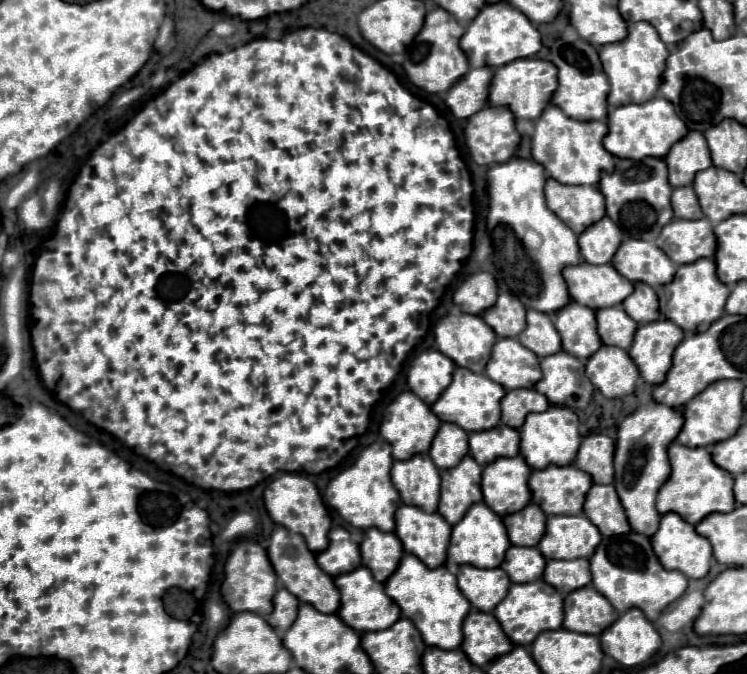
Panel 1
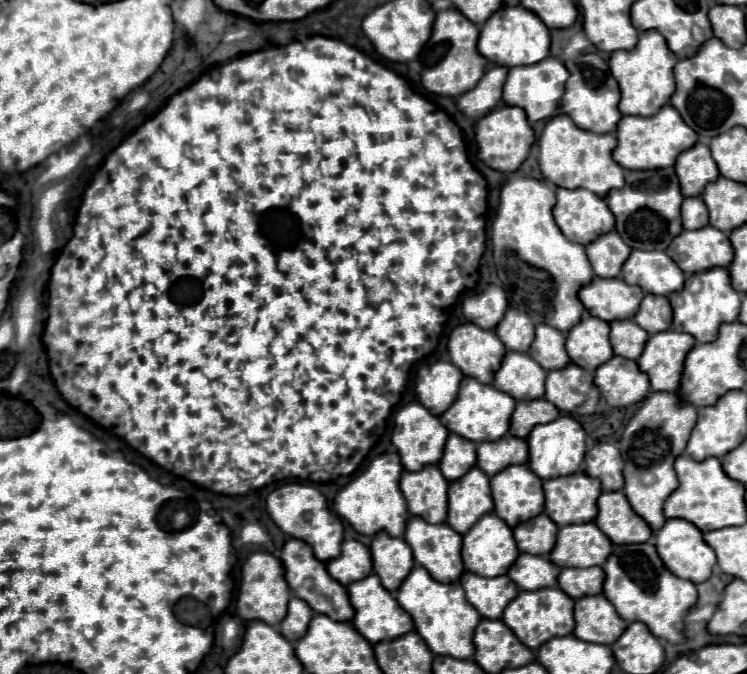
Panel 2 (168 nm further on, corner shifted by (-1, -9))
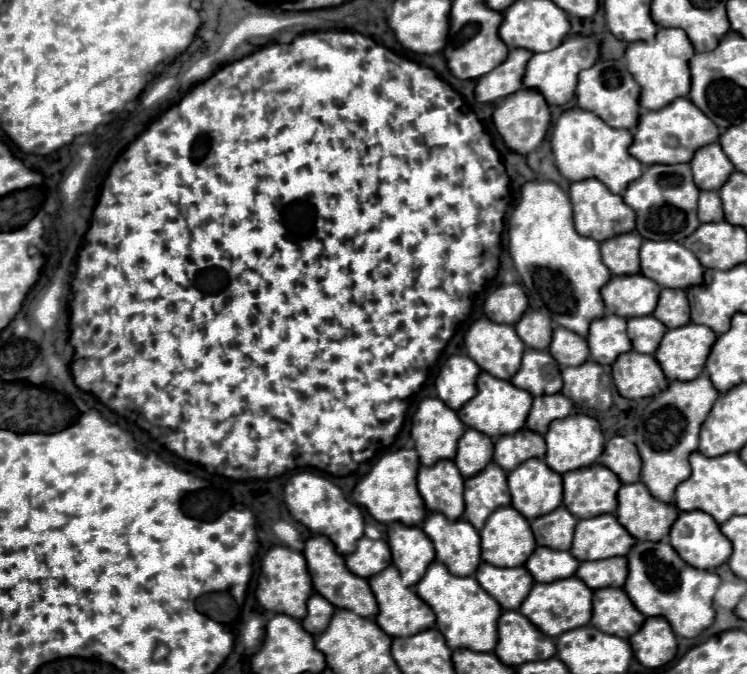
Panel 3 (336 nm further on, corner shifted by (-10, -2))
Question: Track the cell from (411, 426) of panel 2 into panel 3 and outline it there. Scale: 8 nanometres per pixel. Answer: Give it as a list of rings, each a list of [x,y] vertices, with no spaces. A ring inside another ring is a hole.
[[[425,398],[417,406],[417,412],[415,412],[413,424],[411,424],[411,438],[415,440],[415,450],[417,450],[423,466],[431,466],[439,460],[453,460],[455,444],[457,444],[459,436],[463,436],[463,432],[465,432],[465,426],[457,418],[455,410],[447,408],[439,398]]]

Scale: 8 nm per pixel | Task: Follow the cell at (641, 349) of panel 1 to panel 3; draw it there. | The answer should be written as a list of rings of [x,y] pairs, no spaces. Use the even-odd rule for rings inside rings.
[[[685,324],[667,330],[655,352],[655,360],[667,380],[693,380],[703,372],[707,352],[715,338],[717,336],[711,328],[699,324]]]

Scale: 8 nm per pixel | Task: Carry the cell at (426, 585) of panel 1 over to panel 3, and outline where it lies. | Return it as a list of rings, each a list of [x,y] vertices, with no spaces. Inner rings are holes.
[[[437,560],[429,564],[425,576],[417,582],[415,592],[425,600],[437,616],[435,626],[443,632],[445,642],[451,650],[467,648],[473,652],[491,652],[497,644],[497,618],[501,616],[501,606],[491,598],[473,576],[459,578],[447,572]]]

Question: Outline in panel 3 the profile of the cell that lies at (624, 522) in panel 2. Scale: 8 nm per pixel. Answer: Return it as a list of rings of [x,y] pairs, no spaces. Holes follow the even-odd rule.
[[[641,482],[623,484],[617,502],[615,516],[635,540],[663,540],[677,518],[675,508],[655,500]]]

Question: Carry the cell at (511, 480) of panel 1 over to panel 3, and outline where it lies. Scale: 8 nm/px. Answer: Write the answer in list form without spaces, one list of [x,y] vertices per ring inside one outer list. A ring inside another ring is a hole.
[[[531,458],[507,474],[511,506],[527,520],[543,516],[563,502],[563,484],[557,472],[551,472],[541,458]]]

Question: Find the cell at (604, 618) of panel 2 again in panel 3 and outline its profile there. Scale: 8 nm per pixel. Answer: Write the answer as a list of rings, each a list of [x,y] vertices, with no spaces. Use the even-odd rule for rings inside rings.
[[[599,588],[593,592],[593,618],[591,624],[605,634],[619,638],[633,636],[645,616],[631,604],[621,588]]]

